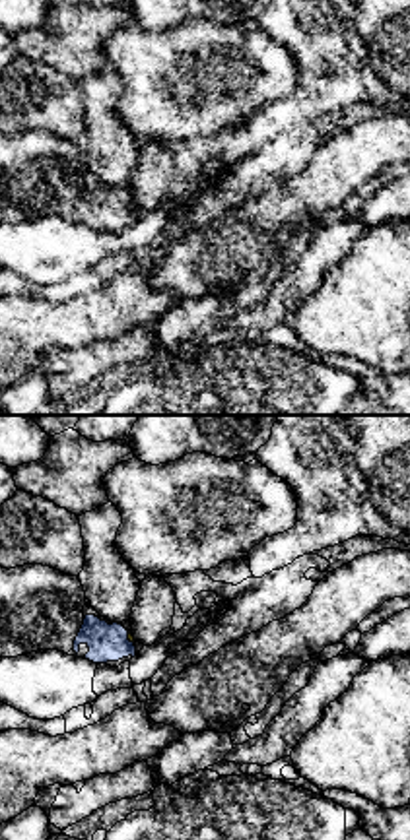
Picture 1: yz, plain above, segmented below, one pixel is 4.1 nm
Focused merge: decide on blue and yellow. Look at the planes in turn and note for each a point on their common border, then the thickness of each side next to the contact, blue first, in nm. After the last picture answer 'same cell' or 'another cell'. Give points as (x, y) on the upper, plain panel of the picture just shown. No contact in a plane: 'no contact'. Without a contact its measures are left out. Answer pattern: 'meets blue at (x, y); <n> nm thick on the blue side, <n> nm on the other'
meets blue at (127, 204); 160 nm thick on the blue side, 20 nm on the other

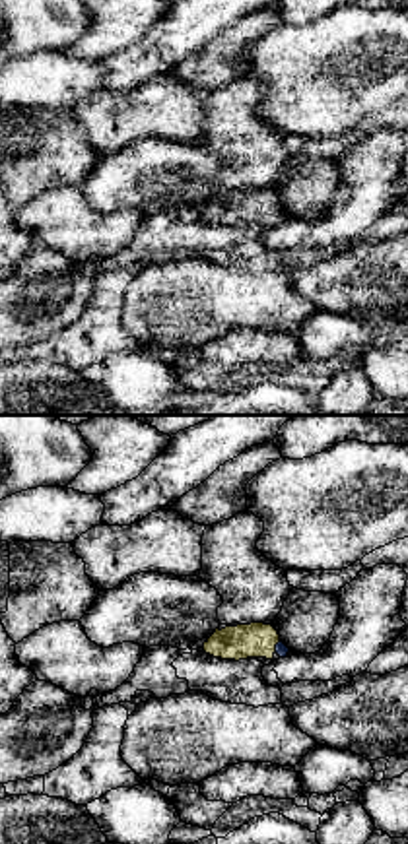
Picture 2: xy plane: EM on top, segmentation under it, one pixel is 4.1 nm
meets blue at (276, 212); 50 nm thick on the blue side, 140 nm on the other

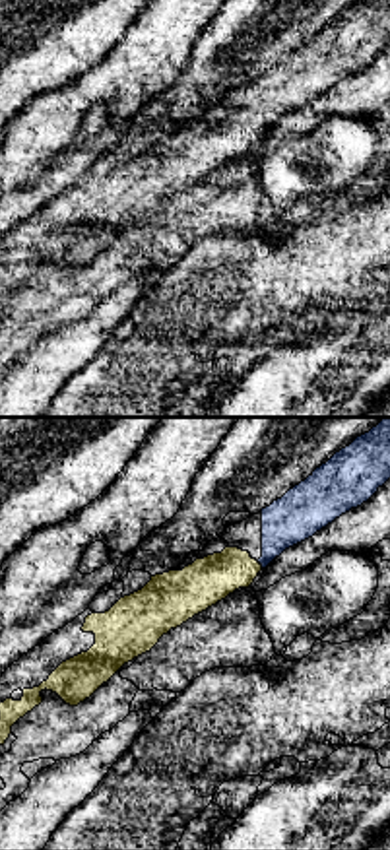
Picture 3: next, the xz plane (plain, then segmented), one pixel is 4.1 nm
meets blue at (260, 129); 200 nm thick on the blue side, 200 nm on the other

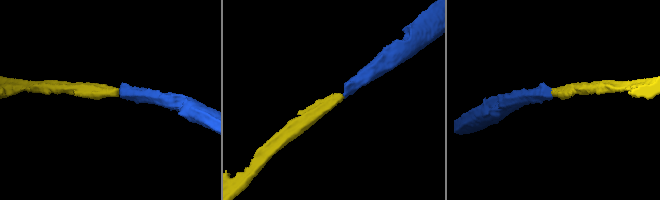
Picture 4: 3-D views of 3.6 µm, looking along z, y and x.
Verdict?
same cell

